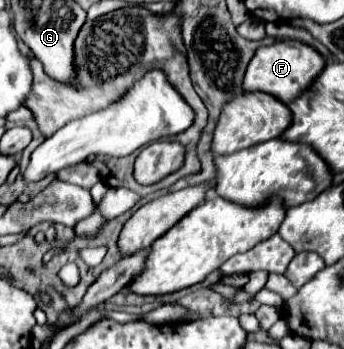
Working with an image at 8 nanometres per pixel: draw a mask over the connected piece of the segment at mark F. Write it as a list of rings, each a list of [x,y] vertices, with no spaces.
[[[278,40],[256,50],[244,76],[244,90],[260,90],[280,98],[282,102],[292,102],[302,90],[308,90],[312,86],[324,66],[326,58],[314,46],[300,40]]]

